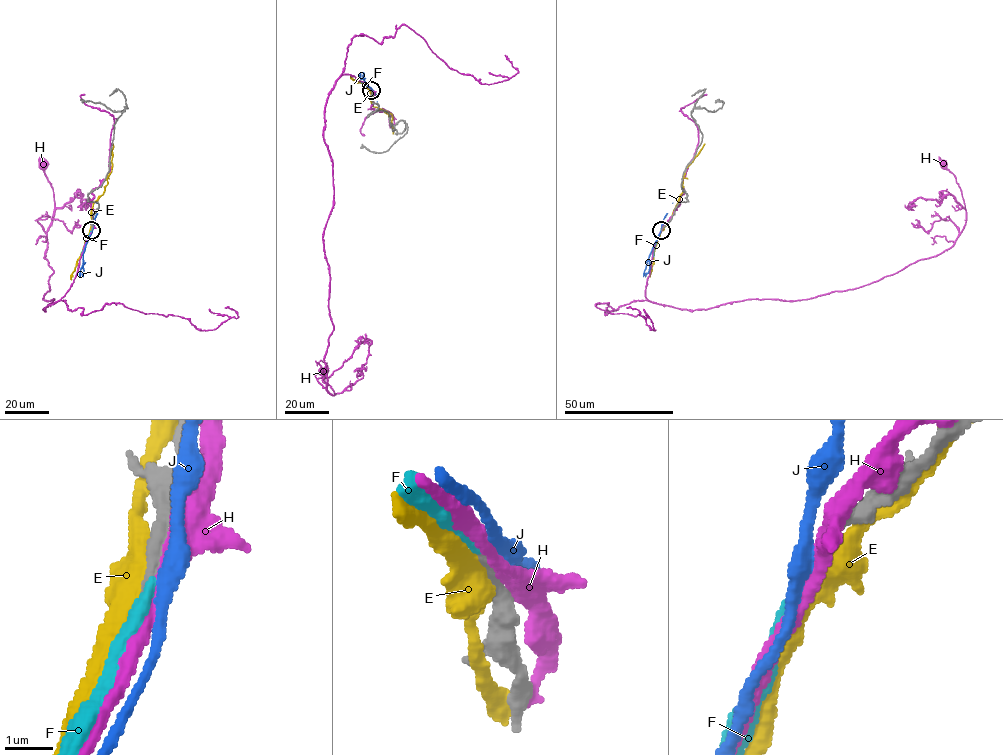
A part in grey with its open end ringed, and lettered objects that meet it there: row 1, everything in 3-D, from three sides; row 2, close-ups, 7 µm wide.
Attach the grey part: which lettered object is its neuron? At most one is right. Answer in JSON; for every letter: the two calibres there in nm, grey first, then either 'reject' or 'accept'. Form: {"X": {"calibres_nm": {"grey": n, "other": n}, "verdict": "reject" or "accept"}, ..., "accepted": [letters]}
{"E": {"calibres_nm": {"grey": 320, "other": 480}, "verdict": "reject"}, "F": {"calibres_nm": {"grey": 240, "other": 280}, "verdict": "accept"}, "H": {"calibres_nm": {"grey": 360, "other": 380}, "verdict": "reject"}, "J": {"calibres_nm": {"grey": 280, "other": 340}, "verdict": "reject"}, "accepted": ["F"]}

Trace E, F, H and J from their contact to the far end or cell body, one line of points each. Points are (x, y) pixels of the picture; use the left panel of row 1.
E: (91, 228), (93, 204), (104, 192), (111, 171), (112, 144)
F: (91, 229), (80, 256)
H: (91, 228), (72, 285), (44, 310), (54, 299), (43, 296), (53, 273), (44, 257), (54, 204), (43, 164)
J: (91, 229), (79, 276)

